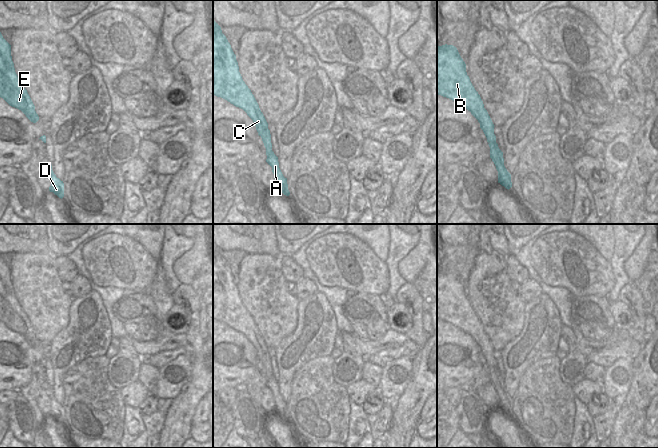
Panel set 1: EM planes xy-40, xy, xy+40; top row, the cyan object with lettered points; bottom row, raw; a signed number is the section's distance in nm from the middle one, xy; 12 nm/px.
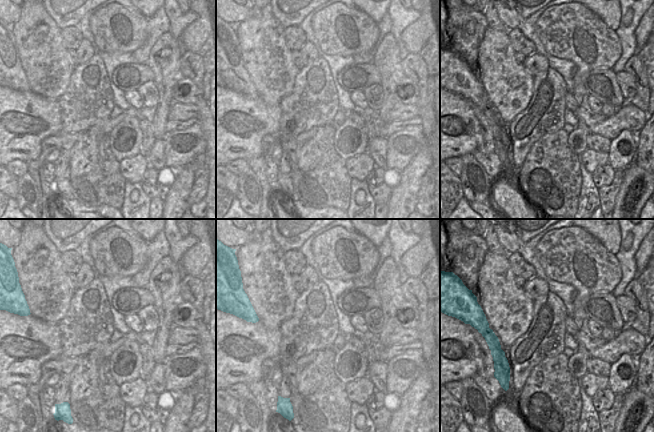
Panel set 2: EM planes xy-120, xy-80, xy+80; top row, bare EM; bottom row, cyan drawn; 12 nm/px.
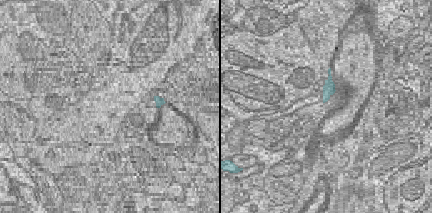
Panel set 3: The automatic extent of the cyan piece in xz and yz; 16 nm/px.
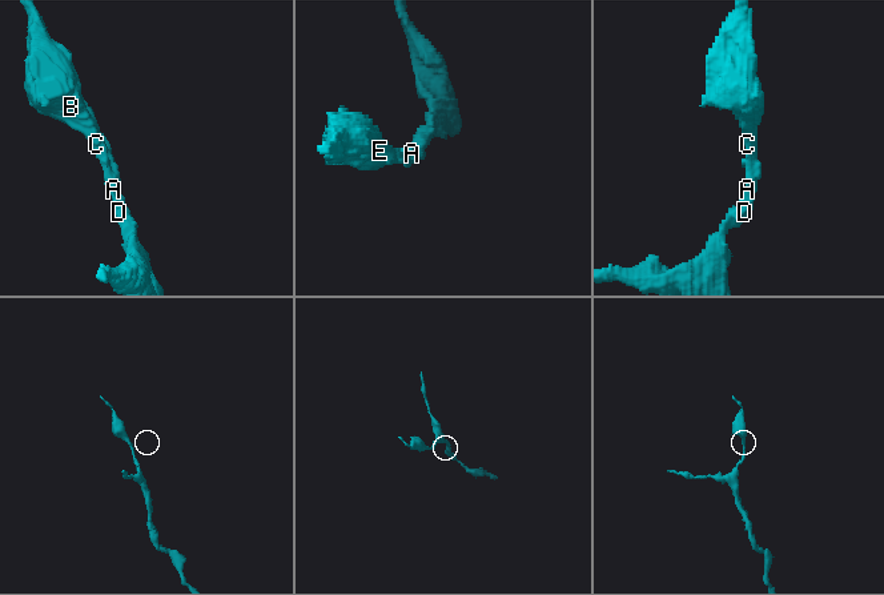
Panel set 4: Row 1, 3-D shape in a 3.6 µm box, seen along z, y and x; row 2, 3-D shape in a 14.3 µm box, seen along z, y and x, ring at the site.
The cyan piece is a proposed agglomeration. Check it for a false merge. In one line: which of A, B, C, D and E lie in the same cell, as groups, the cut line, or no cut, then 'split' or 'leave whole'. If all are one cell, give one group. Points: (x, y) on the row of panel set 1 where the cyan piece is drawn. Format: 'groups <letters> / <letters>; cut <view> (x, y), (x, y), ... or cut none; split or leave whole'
groups A B C D E; cut none; leave whole

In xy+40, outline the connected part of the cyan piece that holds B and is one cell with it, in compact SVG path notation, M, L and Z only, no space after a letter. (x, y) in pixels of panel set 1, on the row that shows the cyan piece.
M453 45L437 46L437 95L463 106L478 120L489 143L490 158L498 171L498 183L509 190L511 174L504 166L503 152L496 143L495 126L467 75L465 62Z

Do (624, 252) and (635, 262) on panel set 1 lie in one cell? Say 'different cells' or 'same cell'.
different cells

